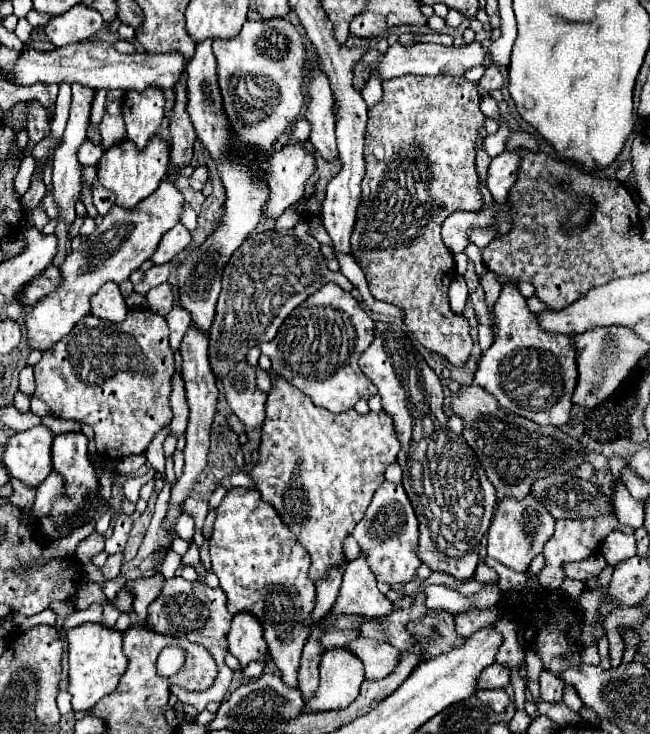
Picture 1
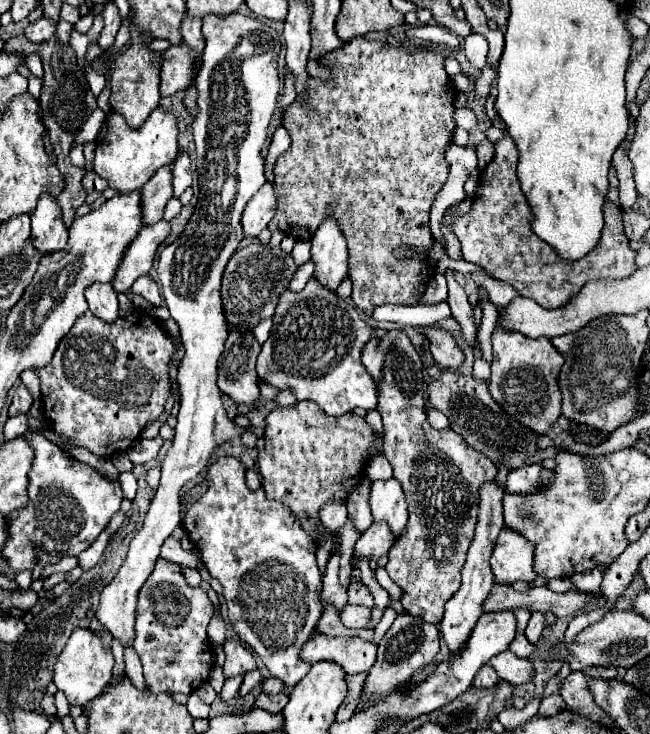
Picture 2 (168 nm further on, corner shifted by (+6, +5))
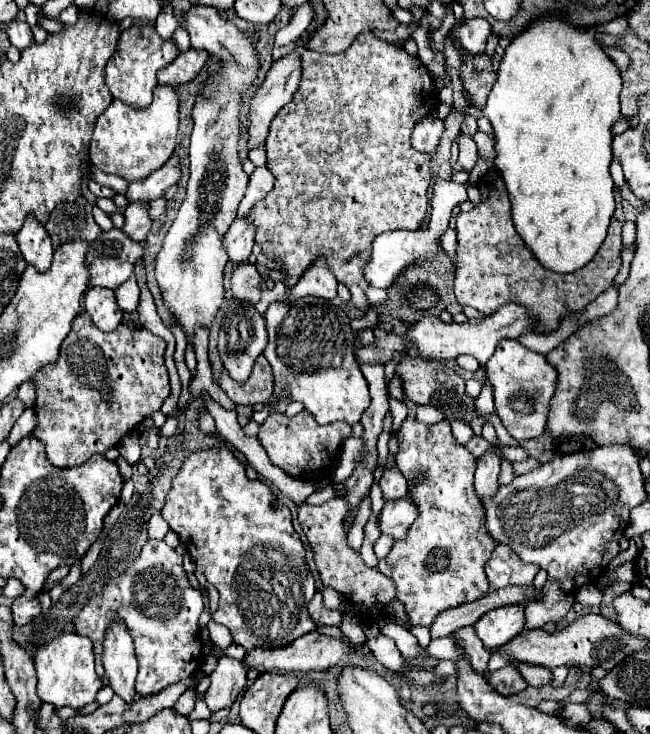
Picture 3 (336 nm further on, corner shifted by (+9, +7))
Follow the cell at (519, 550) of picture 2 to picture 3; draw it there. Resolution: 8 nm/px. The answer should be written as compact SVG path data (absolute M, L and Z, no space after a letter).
M497 544L491 554L491 560L485 564L485 574L489 578L491 588L505 588L505 586L529 586L537 576L539 566L525 564L517 558L509 546Z

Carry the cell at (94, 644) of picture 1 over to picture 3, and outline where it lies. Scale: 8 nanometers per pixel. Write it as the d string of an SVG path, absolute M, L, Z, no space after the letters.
M61 634L35 650L33 664L37 670L37 694L43 702L49 702L57 708L69 706L73 710L81 710L83 706L95 702L95 696L103 682L95 674L95 658L93 644L89 638L79 634Z

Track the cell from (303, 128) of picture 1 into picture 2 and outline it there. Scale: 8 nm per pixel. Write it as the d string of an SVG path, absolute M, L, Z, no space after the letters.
M279 125L273 135L268 154L265 157L265 177L267 180L274 180L273 168L278 157L289 149L291 138L283 125Z

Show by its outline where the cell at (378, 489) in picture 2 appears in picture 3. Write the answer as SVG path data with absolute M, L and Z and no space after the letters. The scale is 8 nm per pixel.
M395 466L393 468L385 468L379 486L381 486L383 496L387 500L397 500L397 498L401 498L401 496L407 494L407 480L401 474L401 470L397 470Z

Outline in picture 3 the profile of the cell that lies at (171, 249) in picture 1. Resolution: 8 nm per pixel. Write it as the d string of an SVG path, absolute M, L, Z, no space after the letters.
M121 230L103 232L89 246L89 286L103 286L115 290L131 274L139 258L143 258L145 242L133 242Z

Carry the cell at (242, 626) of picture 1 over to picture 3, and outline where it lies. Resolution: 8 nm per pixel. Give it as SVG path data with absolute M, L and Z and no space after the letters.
M229 656L219 658L215 672L209 676L211 686L203 696L203 702L211 712L233 706L233 702L243 692L243 686L247 682L245 670L247 670L245 664L235 658L229 658Z

